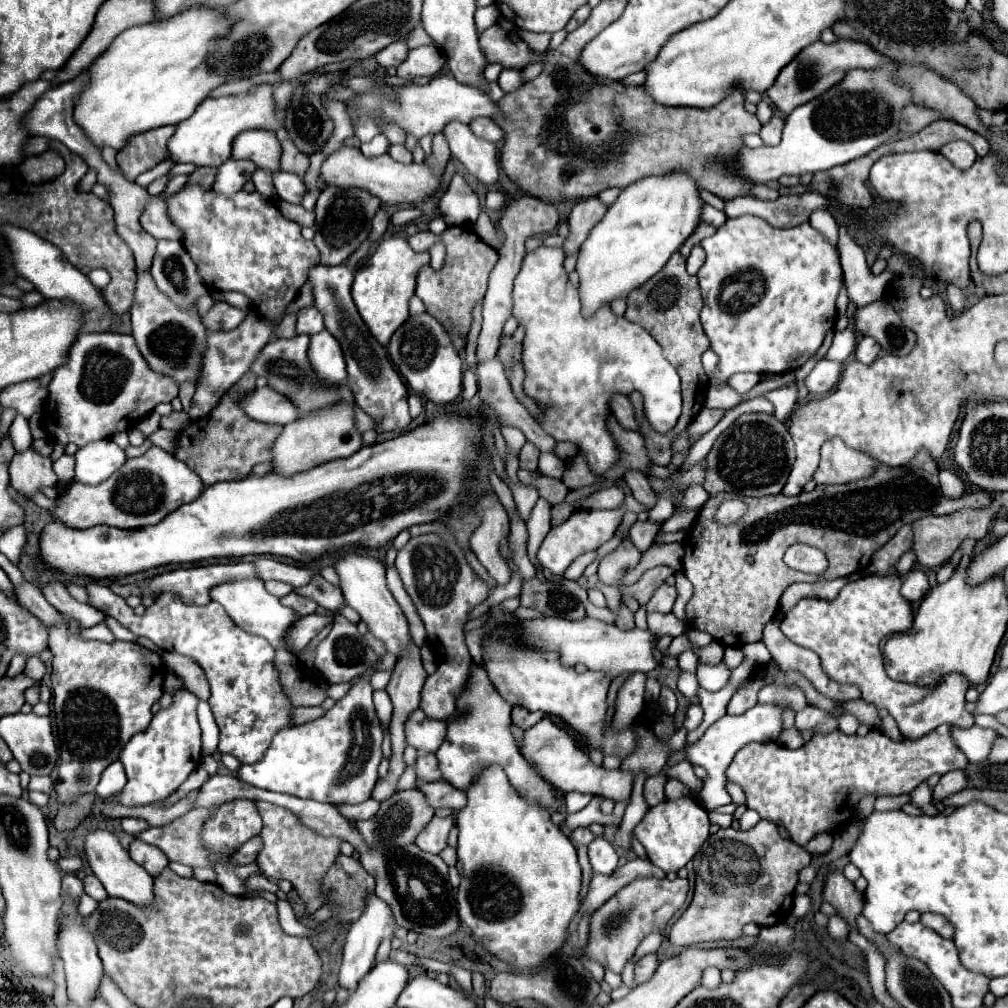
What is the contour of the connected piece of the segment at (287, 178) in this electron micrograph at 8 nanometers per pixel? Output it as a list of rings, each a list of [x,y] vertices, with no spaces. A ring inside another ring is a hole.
[[[283,170],[273,174],[273,184],[275,184],[277,196],[291,204],[299,204],[303,194],[307,192],[307,188],[299,176],[295,176],[291,172],[283,172]]]

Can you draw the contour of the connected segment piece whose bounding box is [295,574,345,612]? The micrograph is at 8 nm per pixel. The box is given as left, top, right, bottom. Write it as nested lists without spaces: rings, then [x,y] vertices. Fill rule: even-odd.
[[[315,574],[309,584],[301,586],[301,588],[295,588],[295,592],[305,596],[305,598],[315,600],[319,606],[323,606],[323,608],[327,608],[331,612],[339,610],[345,604],[341,590],[335,588],[333,584],[329,584],[321,574]]]

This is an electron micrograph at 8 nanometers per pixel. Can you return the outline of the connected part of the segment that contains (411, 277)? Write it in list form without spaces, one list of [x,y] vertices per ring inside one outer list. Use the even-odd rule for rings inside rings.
[[[387,238],[381,240],[357,268],[353,282],[353,300],[363,322],[379,344],[387,346],[393,332],[407,320],[407,302],[415,294],[415,278],[419,268],[425,264],[429,264],[429,254],[413,252],[405,238]]]

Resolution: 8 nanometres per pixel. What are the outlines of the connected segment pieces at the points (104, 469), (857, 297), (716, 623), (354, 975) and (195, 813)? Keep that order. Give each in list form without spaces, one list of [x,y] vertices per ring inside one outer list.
[[[97,440],[77,450],[75,482],[99,484],[107,480],[125,462],[125,452],[113,440]]]
[[[841,226],[841,232],[839,232],[839,252],[841,252],[841,266],[845,274],[849,300],[859,308],[881,298],[891,278],[891,271],[886,269],[879,276],[871,274],[865,262],[863,248],[855,244],[855,240],[849,236],[845,226]]]
[[[921,450],[915,460],[901,468],[889,468],[885,464],[879,464],[877,472],[865,480],[851,482],[851,484],[833,484],[833,486],[817,486],[813,492],[805,492],[805,502],[799,496],[761,496],[761,498],[745,498],[749,510],[747,516],[743,516],[737,524],[721,526],[715,522],[715,510],[719,508],[719,502],[727,500],[727,492],[719,492],[711,496],[703,508],[697,514],[697,520],[687,532],[687,538],[683,542],[683,572],[687,580],[693,584],[693,596],[685,606],[687,622],[695,630],[703,630],[713,636],[713,640],[741,648],[749,642],[759,642],[761,632],[767,622],[773,620],[779,608],[779,598],[783,590],[793,582],[817,582],[819,576],[811,576],[805,572],[797,572],[789,568],[783,562],[783,554],[791,544],[807,544],[813,548],[819,548],[825,552],[829,560],[829,568],[825,570],[825,580],[835,580],[841,576],[851,576],[855,572],[861,572],[869,562],[875,550],[879,550],[883,544],[887,544],[897,530],[903,524],[911,524],[913,520],[919,520],[927,514],[953,514],[963,508],[987,508],[993,502],[993,494],[985,490],[969,490],[963,496],[951,500],[941,492],[939,478],[937,478],[937,464],[931,460],[931,456]]]
[[[375,894],[369,896],[363,916],[357,922],[353,922],[347,932],[347,942],[345,942],[345,950],[343,950],[343,964],[341,964],[339,980],[337,980],[337,984],[341,988],[347,988],[349,992],[353,992],[357,988],[359,980],[375,966],[375,952],[377,952],[377,946],[381,944],[381,940],[395,936],[393,926],[395,926],[395,918],[393,918],[389,904],[383,902],[381,898],[377,898]]]
[[[195,808],[187,814],[179,816],[167,826],[161,828],[147,828],[137,834],[139,840],[157,846],[171,862],[181,862],[187,866],[211,866],[209,850],[203,846],[199,838],[199,828],[203,822],[215,812]]]

